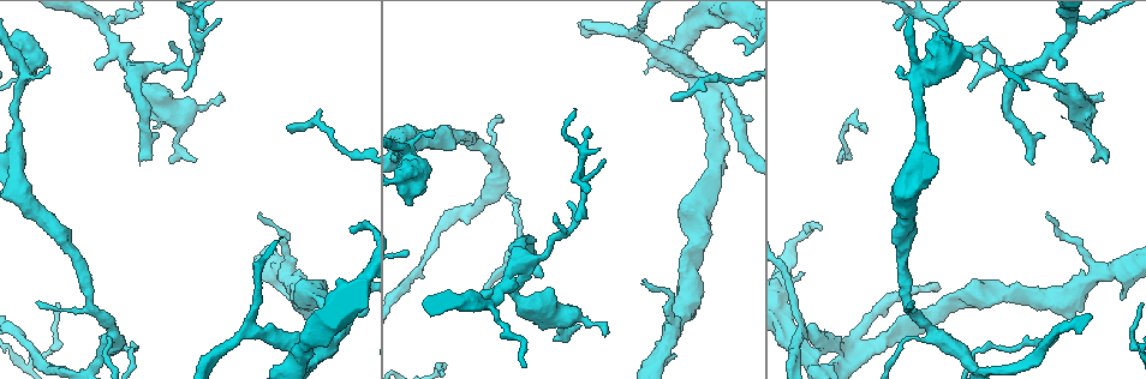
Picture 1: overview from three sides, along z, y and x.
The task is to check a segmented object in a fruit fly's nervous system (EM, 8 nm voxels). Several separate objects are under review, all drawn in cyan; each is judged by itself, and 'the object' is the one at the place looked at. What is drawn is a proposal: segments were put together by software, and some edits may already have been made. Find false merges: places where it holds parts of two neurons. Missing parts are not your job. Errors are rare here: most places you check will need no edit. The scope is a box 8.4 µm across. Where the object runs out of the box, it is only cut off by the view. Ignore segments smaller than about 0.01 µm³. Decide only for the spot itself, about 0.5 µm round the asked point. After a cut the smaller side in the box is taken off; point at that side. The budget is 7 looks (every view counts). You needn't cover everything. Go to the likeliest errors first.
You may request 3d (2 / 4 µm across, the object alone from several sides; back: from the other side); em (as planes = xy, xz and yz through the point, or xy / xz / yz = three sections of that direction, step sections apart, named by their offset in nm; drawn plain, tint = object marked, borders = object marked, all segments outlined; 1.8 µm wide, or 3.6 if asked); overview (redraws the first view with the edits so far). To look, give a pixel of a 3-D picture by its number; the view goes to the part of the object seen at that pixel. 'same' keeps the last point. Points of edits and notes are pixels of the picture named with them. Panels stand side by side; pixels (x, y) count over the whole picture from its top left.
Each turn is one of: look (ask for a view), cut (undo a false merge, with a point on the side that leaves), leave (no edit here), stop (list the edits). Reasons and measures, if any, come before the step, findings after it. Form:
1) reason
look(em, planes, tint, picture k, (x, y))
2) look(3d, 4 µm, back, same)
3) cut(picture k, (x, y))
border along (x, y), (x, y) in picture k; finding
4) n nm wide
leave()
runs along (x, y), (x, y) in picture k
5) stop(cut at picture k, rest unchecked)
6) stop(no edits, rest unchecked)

touches itself
look(3d, 4 µm, picture 1, (319, 356))

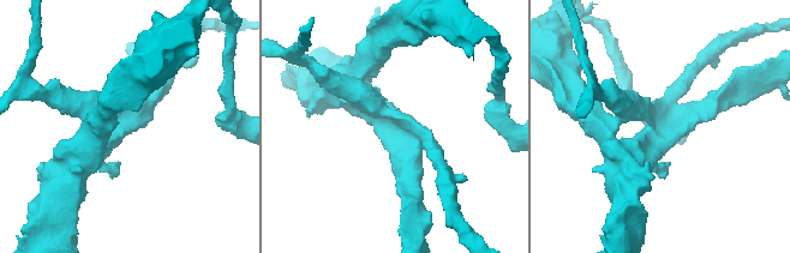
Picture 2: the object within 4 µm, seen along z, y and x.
3 arms; arms of 200, 280, 380 nm
look(em, planes, tint, picture 2, (658, 128))

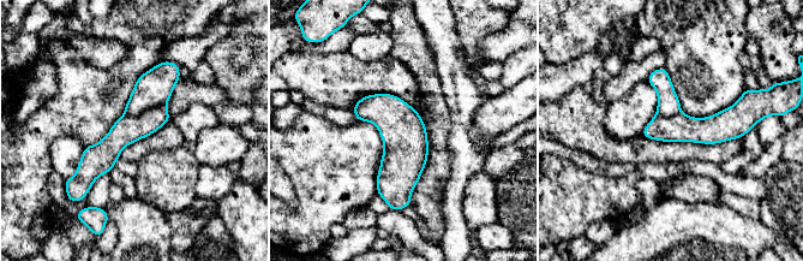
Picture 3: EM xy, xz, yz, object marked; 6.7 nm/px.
240 nm wide
cut(picture 3, (155, 87))
a second neuron is stuck on

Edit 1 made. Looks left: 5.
redraw
look(overview)

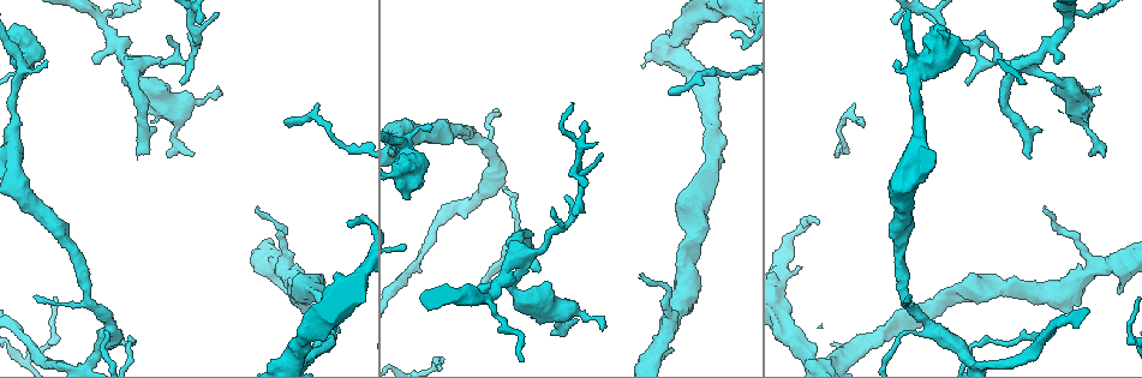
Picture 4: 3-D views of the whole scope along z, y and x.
sudden change in width
look(em, 3.6 µm, xy, step 16, borders, picture 4, (23, 67))

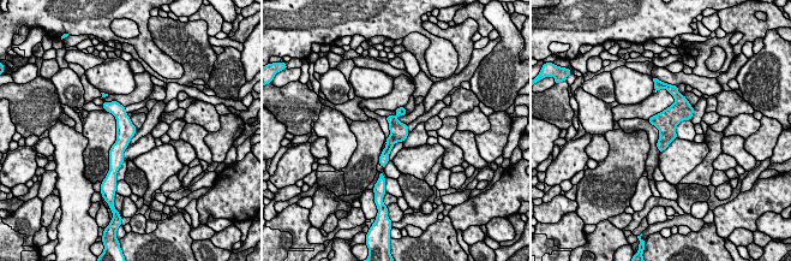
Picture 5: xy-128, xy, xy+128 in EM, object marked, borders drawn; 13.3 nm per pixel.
260 nm wide
cut(picture 5, (399, 131))
a second neuron is stuck on

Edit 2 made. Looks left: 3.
sharp bend
look(3d, 2 µm, back, picture 4, (940, 17))

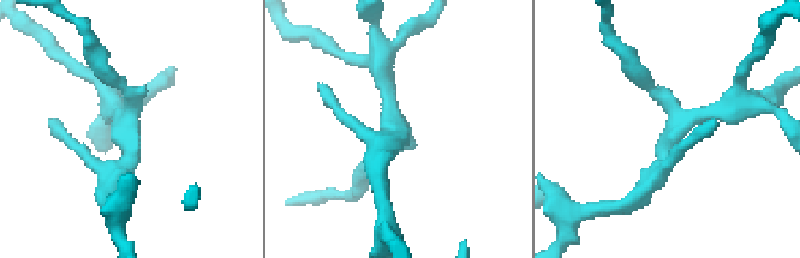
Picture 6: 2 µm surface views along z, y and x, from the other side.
need the tissue
look(em, planes, borders, picture 6, (397, 123))

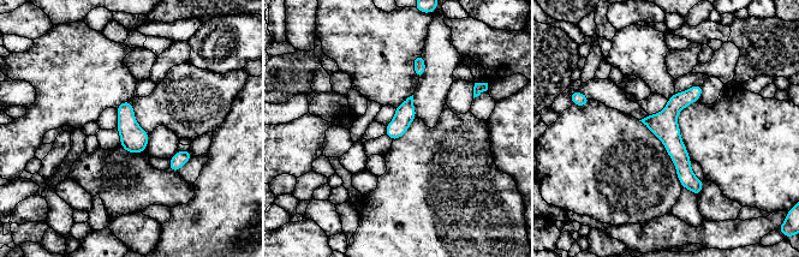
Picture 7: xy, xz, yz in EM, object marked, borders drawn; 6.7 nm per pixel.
140 nm wide
leave()
runs along (699, 87), (671, 113), (697, 191) in picture 7; one neuron here

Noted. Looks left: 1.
stop(cut at picture 3, cut at picture 5, rest unchecked)

